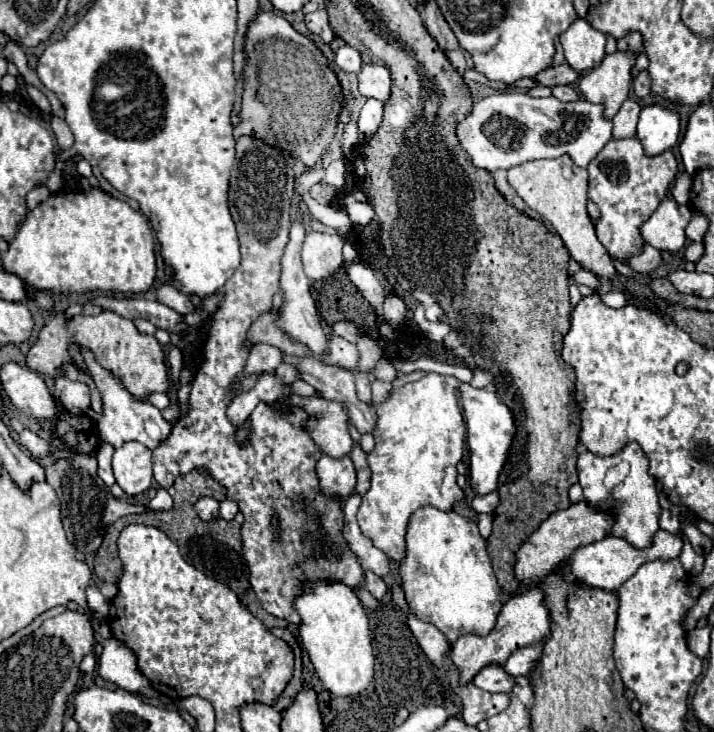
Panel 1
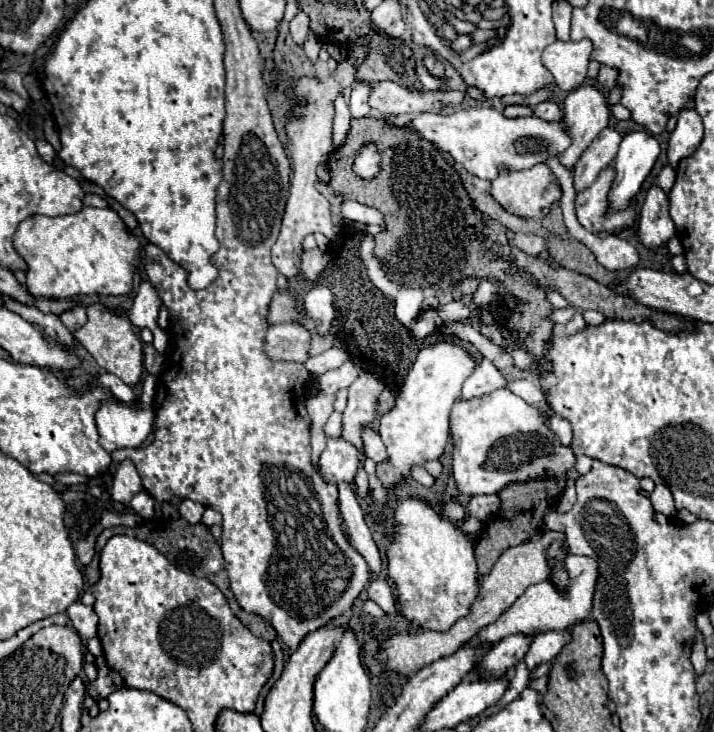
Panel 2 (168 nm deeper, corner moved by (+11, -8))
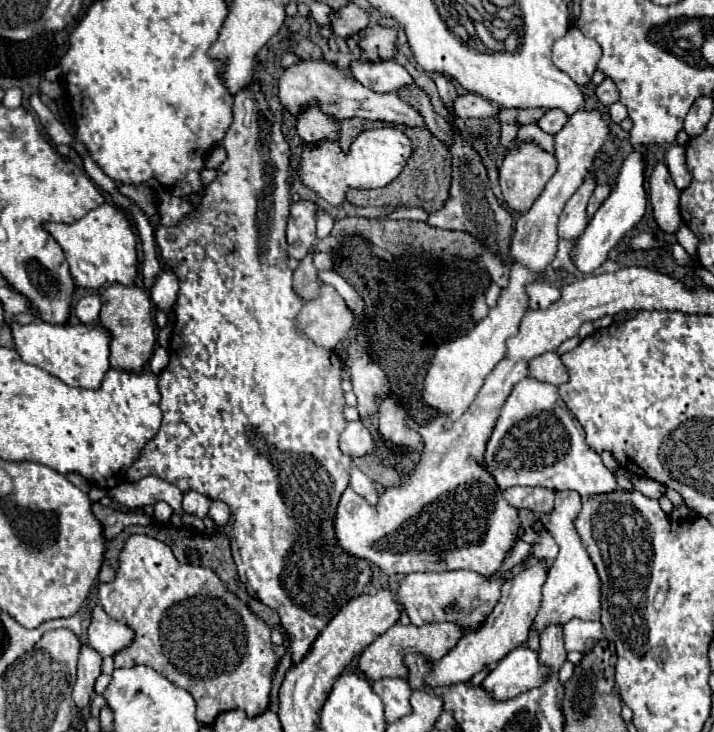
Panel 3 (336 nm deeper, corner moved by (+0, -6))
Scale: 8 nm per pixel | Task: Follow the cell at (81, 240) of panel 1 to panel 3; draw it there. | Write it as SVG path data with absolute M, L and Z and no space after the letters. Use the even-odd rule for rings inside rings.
M101 204L99 208L87 212L81 220L73 224L43 222L43 228L57 240L69 262L71 276L77 288L97 290L105 284L131 286L137 278L137 238L133 234L129 218L113 204Z

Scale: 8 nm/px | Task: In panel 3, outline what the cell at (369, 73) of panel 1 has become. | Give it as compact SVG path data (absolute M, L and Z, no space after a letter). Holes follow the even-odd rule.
M465 92L465 94L461 94L461 96L455 98L453 112L457 116L461 116L461 118L487 118L491 114L497 114L499 110L493 108L491 102L485 100L483 96Z

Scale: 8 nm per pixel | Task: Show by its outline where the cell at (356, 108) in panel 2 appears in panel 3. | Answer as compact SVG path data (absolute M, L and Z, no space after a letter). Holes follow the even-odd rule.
M353 60L351 70L357 82L361 82L365 88L377 94L397 92L401 86L415 82L415 78L397 62L371 64L363 60Z

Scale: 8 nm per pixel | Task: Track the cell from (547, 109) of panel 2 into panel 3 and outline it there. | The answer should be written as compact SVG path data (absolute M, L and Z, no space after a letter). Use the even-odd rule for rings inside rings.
M553 108L553 110L547 110L537 124L539 124L539 128L543 128L547 134L553 134L553 136L555 136L555 134L565 126L565 122L567 122L567 114L565 114L563 110L559 110L559 108Z

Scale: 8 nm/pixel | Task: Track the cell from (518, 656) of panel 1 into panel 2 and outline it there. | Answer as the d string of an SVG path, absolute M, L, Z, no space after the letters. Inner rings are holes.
M570 628L564 630L552 630L552 632L542 632L534 638L530 650L526 652L524 660L528 664L528 668L536 668L536 664L544 664L544 662L552 662L560 650L572 640L572 632Z

